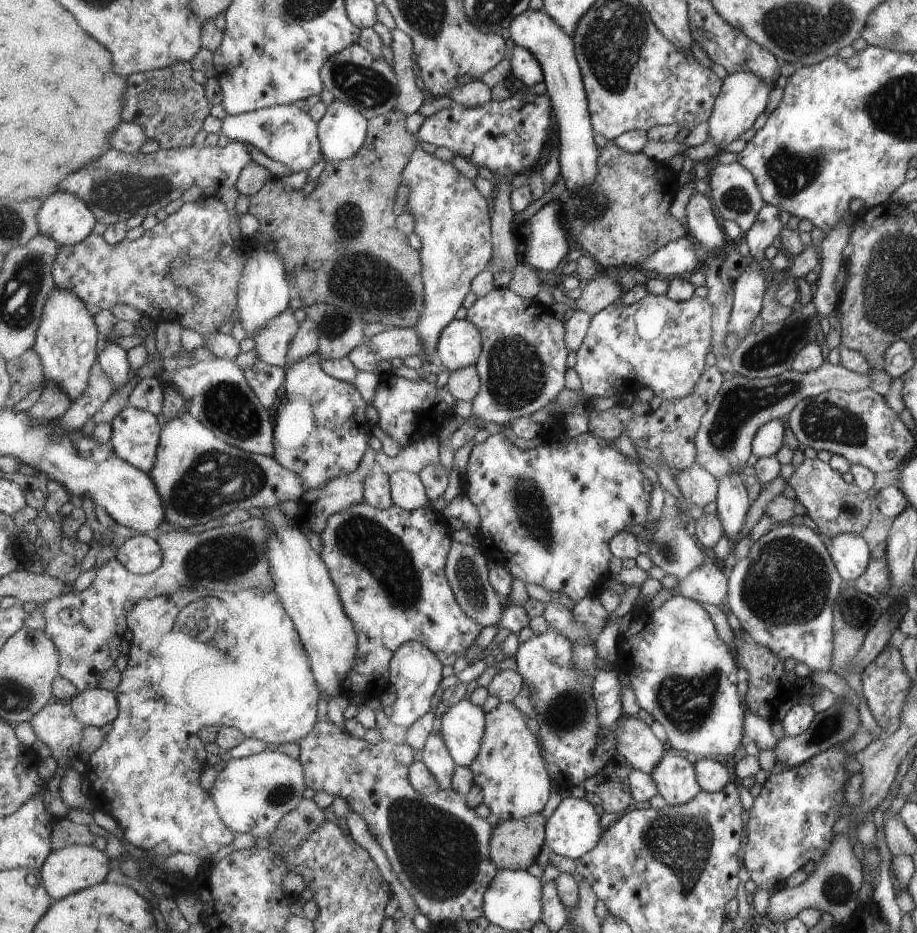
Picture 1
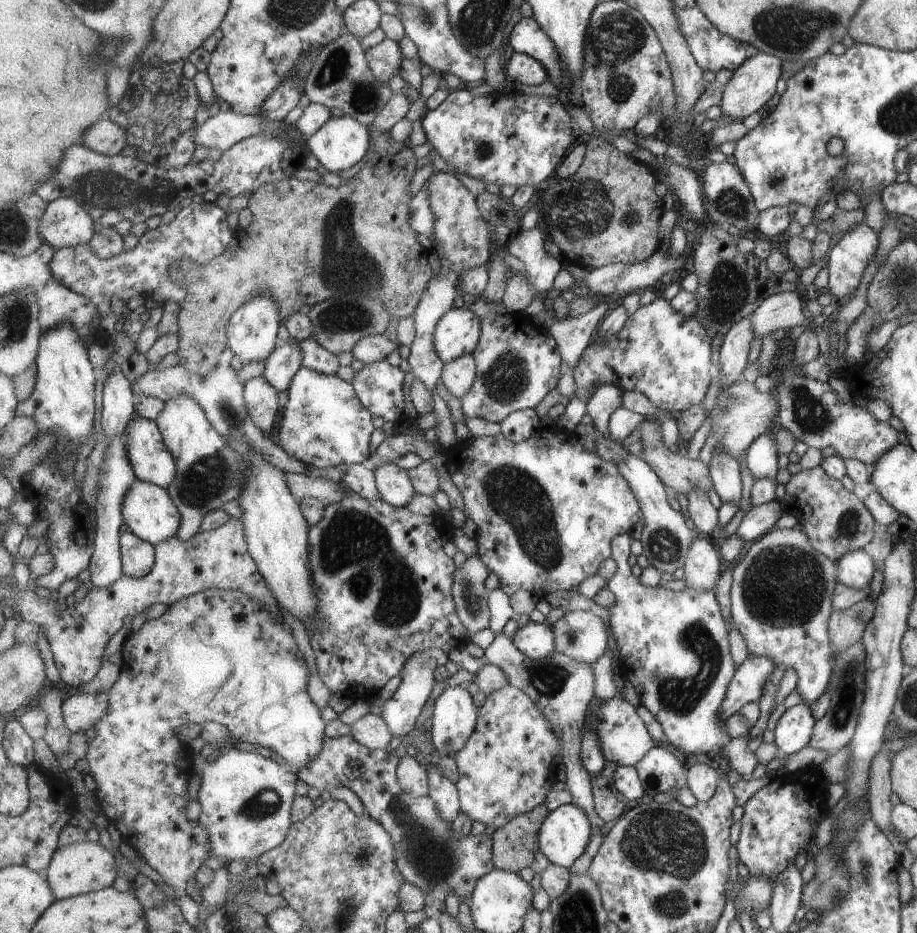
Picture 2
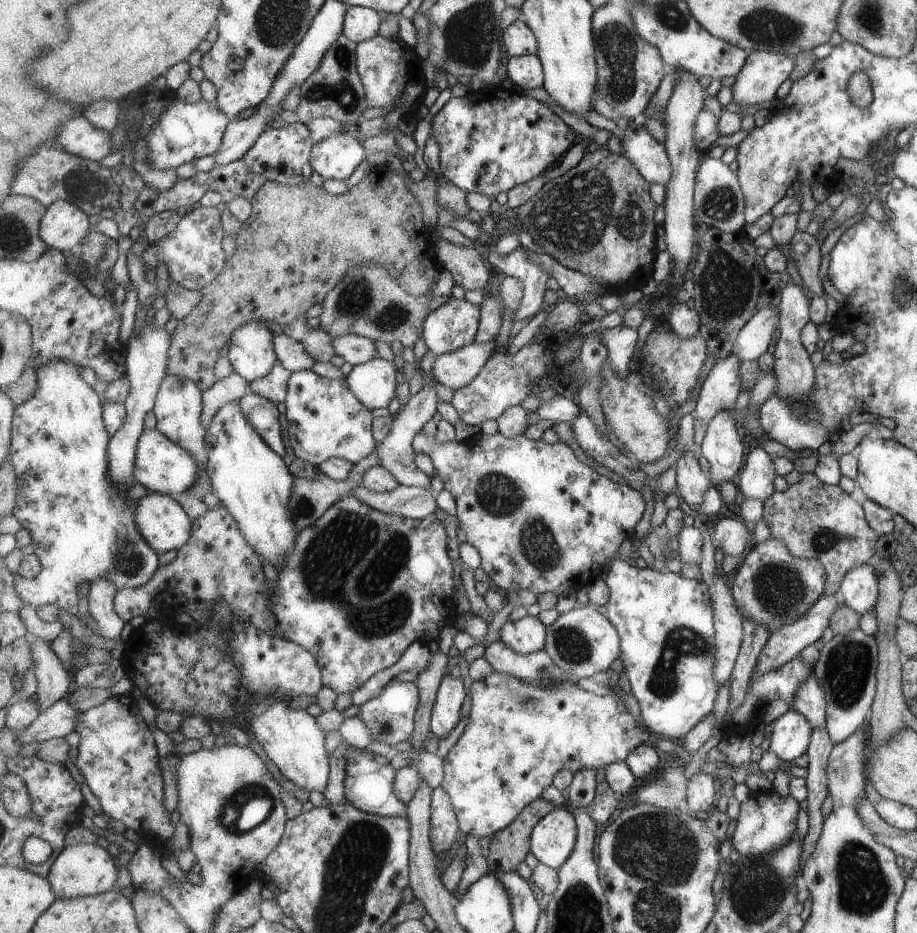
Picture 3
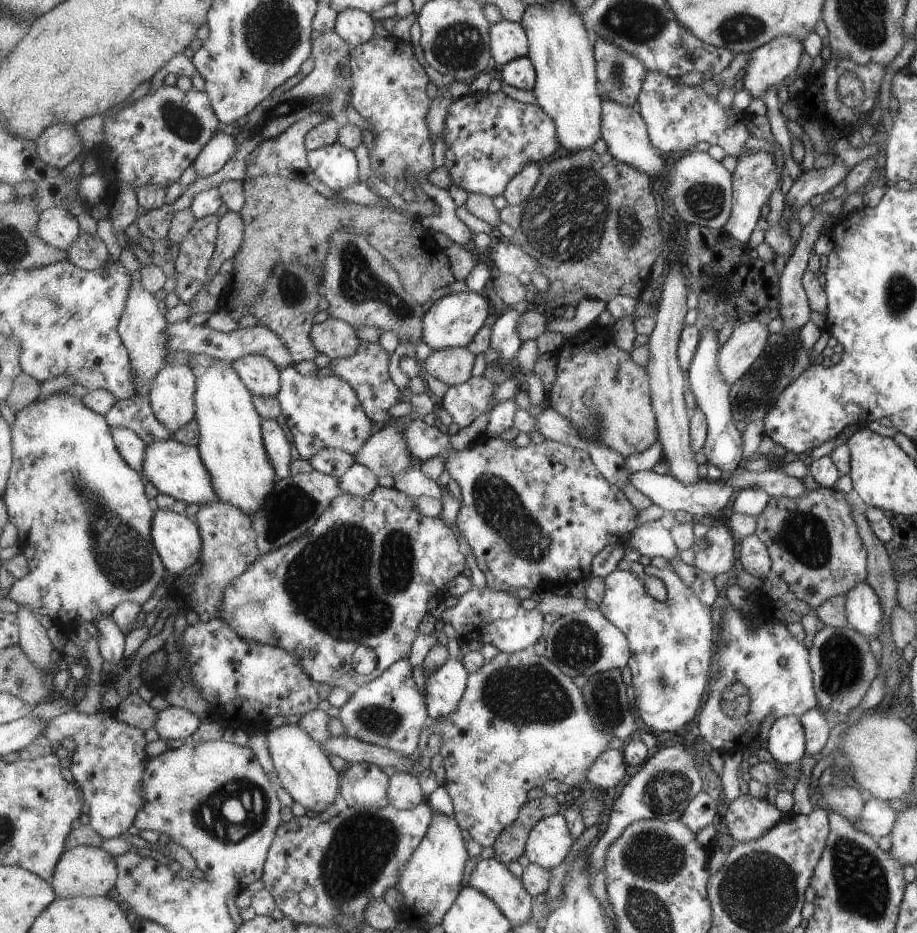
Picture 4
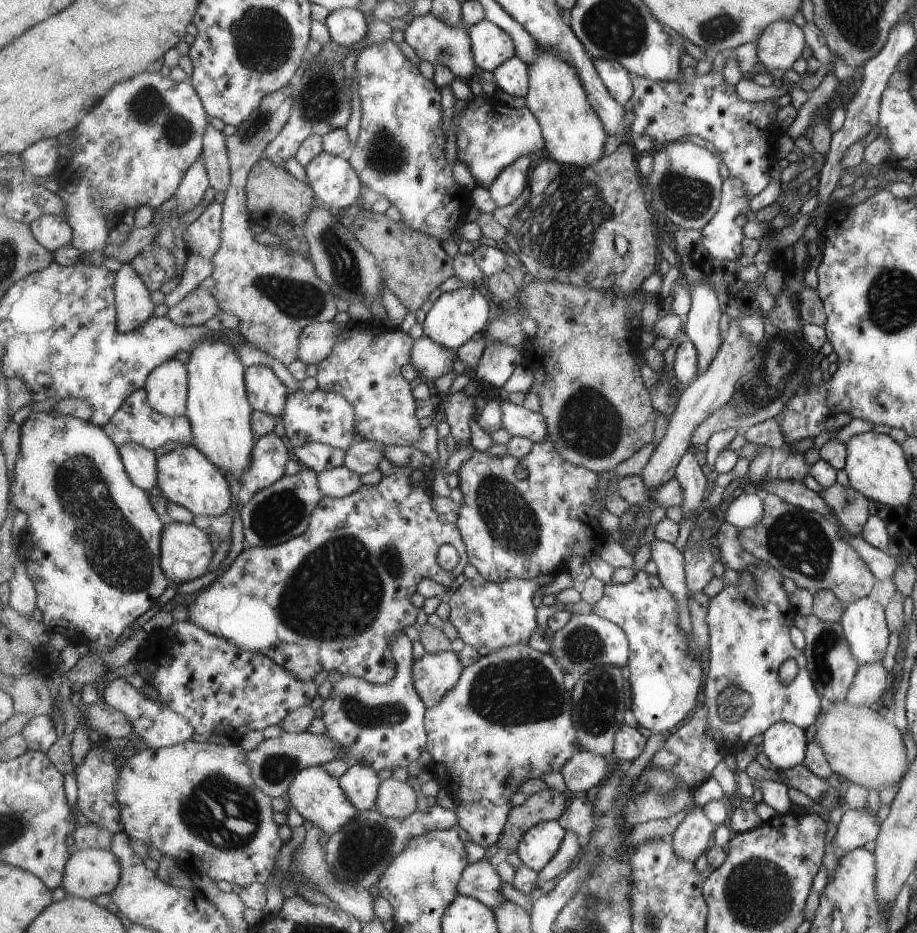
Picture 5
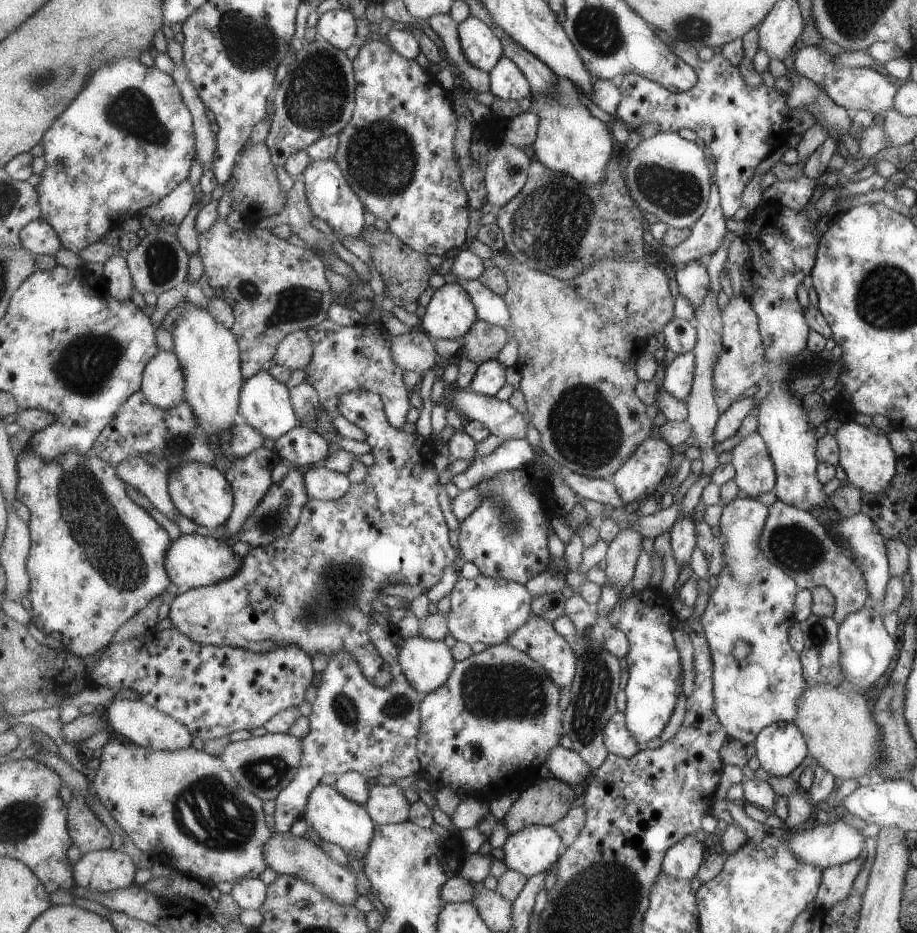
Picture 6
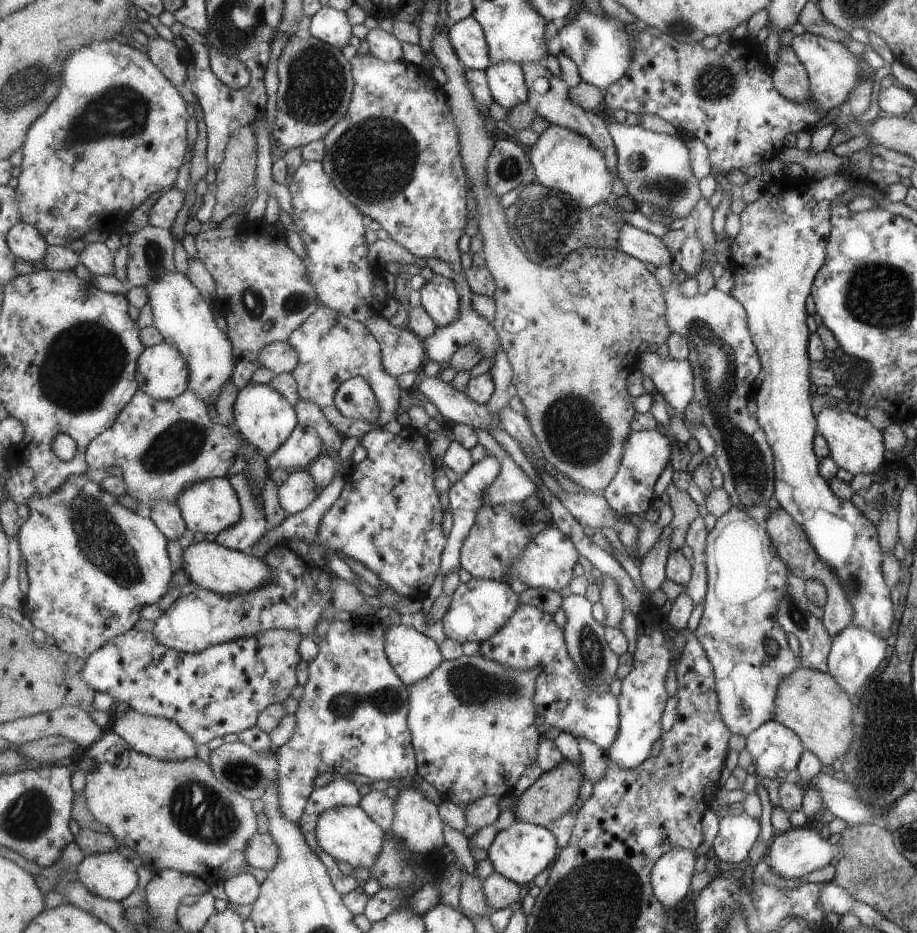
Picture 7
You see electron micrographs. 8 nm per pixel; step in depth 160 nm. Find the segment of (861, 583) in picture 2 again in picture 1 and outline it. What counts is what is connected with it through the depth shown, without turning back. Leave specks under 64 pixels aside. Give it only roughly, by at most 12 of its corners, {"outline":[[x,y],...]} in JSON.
{"outline":[[839,534],[825,546],[843,583],[869,564],[860,534]]}

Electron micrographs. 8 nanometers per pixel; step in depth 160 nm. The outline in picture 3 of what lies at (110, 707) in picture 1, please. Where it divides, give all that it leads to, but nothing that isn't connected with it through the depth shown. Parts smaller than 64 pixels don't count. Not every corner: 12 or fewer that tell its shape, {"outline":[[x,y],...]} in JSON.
{"outline":[[67,698],[41,711],[24,731],[25,743],[67,736],[78,716]]}

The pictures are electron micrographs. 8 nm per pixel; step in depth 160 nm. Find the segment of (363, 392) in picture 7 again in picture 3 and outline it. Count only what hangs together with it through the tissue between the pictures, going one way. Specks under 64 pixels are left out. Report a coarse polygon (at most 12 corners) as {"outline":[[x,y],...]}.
{"outline":[[343,496],[266,597],[354,693],[439,640],[445,526]]}

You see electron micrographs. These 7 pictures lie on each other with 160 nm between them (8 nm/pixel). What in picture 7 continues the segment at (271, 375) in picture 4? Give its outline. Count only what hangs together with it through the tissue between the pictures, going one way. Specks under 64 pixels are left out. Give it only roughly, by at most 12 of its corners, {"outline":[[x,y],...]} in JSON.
{"outline":[[269,384],[238,390],[242,436],[266,457],[299,425],[296,405]]}

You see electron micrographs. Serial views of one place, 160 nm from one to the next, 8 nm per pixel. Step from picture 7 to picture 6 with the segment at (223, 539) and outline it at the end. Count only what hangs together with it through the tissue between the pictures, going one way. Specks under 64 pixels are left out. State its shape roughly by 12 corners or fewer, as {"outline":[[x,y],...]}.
{"outline":[[258,448],[226,470],[235,493],[227,540],[242,528],[273,484],[272,468],[284,462]]}

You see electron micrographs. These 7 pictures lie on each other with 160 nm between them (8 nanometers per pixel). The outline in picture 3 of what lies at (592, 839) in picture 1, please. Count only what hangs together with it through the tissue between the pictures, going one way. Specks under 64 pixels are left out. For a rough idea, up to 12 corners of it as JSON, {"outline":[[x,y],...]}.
{"outline":[[567,806],[551,811],[532,837],[532,853],[560,869],[578,842]]}

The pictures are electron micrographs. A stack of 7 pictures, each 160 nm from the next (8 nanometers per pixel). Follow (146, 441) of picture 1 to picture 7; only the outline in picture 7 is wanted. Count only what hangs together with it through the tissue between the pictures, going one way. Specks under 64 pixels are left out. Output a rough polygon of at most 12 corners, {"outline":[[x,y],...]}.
{"outline":[[230,478],[193,484],[179,496],[193,532],[221,534],[243,518]]}

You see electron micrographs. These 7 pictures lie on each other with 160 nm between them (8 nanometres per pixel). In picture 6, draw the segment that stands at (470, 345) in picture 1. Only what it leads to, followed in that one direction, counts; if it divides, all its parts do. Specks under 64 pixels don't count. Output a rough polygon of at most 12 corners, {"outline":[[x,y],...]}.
{"outline":[[454,279],[434,294],[421,328],[435,340],[463,342],[479,320]]}

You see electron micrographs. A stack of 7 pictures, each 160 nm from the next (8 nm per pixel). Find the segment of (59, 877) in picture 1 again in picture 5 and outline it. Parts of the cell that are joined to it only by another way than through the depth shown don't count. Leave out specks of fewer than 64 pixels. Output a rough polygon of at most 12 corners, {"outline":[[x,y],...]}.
{"outline":[[77,850],[62,886],[71,897],[111,894],[122,862],[111,850]]}

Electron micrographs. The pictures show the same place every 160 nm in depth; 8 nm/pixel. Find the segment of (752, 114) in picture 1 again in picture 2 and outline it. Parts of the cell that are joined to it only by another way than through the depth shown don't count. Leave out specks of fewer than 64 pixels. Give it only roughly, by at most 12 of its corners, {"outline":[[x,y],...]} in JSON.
{"outline":[[758,52],[724,84],[720,114],[739,123],[775,94],[781,74]]}

